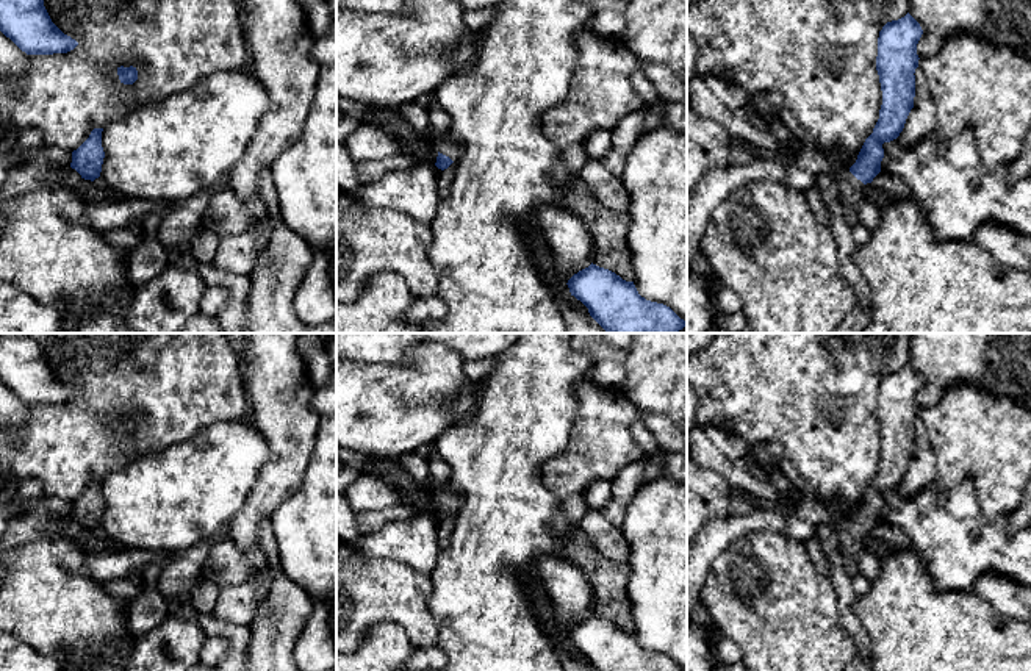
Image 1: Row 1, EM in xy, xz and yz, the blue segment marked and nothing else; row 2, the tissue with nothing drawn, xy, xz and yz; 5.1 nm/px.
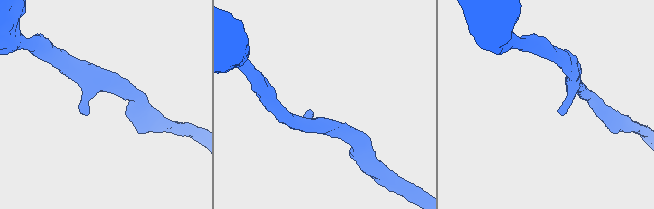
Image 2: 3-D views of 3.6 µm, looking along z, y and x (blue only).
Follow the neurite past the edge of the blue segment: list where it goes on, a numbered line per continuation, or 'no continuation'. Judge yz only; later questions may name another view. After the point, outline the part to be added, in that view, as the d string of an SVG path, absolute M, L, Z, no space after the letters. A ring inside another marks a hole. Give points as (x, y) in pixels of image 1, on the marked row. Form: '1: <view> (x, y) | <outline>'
1: yz (850, 186) | M842 172L839 177L839 189L843 217L851 227L854 227L859 224L857 211L864 200L864 183L857 180L851 172Z

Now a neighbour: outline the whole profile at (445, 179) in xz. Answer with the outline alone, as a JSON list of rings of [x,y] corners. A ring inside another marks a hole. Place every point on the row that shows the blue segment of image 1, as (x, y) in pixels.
[[[455,161],[438,175],[438,200],[444,200],[449,196],[451,183],[455,172]]]

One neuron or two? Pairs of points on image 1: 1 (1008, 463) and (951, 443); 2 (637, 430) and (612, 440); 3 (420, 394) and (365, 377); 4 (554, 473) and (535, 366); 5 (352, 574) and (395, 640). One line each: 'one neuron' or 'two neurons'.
1: one neuron
2: two neurons
3: one neuron
4: two neurons
5: two neurons

